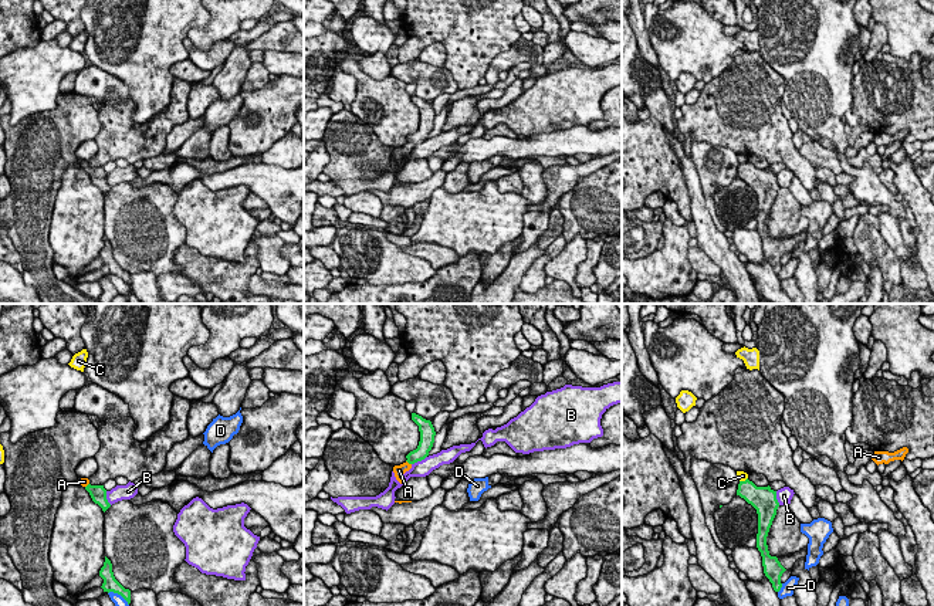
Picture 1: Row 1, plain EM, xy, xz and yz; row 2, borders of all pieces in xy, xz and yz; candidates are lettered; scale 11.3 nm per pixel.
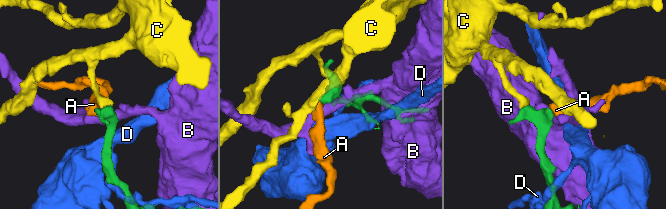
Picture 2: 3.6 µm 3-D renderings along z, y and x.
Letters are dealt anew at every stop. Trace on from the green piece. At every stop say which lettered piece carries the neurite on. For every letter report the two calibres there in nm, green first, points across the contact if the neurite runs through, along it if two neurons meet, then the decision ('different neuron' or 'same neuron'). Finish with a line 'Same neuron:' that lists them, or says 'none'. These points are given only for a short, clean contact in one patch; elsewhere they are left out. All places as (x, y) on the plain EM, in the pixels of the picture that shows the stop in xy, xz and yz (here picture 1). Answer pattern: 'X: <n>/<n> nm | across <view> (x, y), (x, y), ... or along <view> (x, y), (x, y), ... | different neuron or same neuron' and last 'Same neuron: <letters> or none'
A: 160/130 nm | across xz (422, 134), (409, 145), (399, 152) | same neuron
B: 160/190 nm | along xz (426, 138), (412, 146) | different neuron
C: 240/100 nm | along yz (747, 159), (740, 163) | different neuron
D: 160/140 nm | different neuron
Same neuron: A

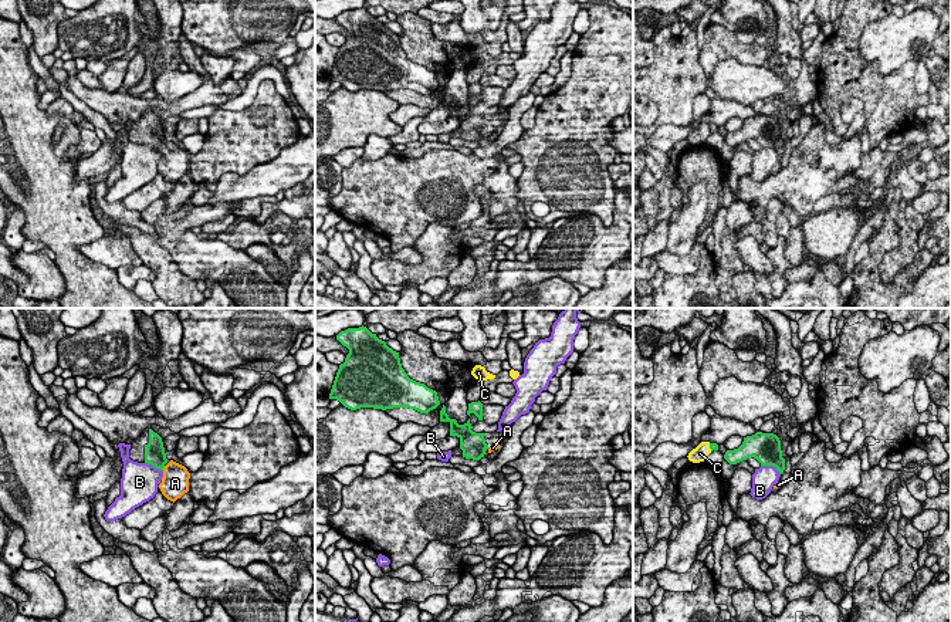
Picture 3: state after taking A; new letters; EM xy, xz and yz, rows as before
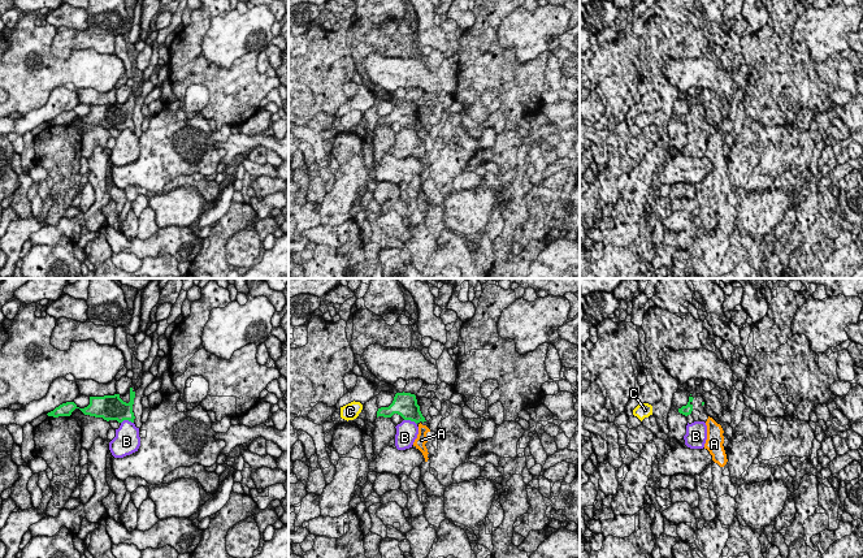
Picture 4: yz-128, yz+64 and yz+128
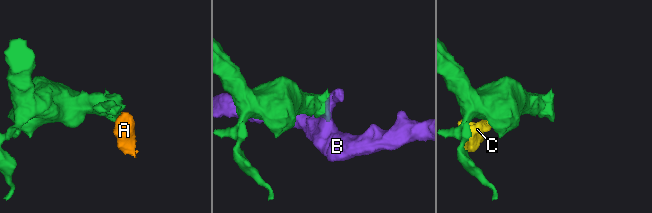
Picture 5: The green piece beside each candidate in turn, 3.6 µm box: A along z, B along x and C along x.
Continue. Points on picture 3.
A: 240/320 nm | same neuron
B: 340/260 nm | along yz (761, 146), (772, 146), (781, 155) | different neuron
C: 90/170 nm | different neuron
Same neuron: A

